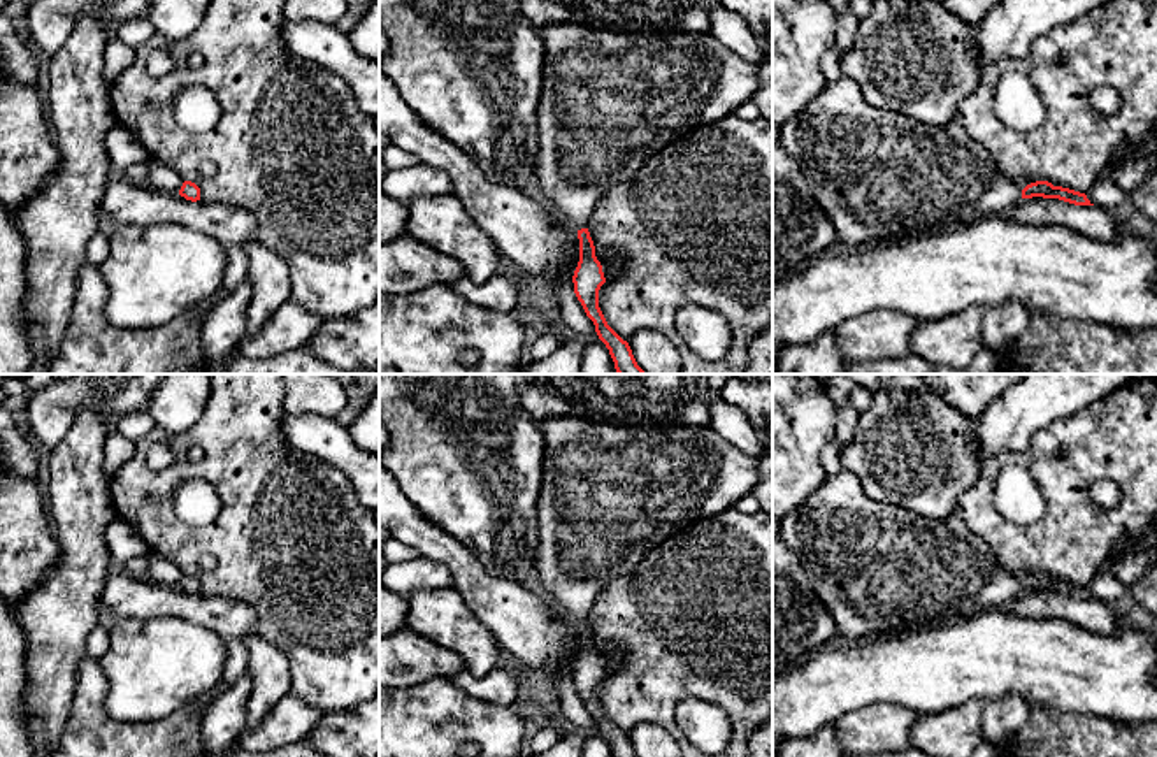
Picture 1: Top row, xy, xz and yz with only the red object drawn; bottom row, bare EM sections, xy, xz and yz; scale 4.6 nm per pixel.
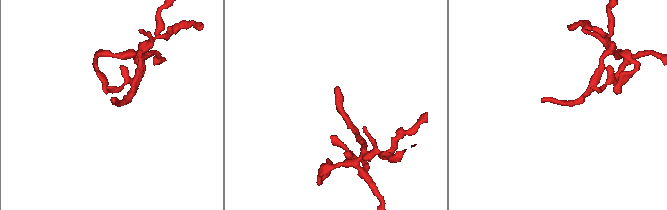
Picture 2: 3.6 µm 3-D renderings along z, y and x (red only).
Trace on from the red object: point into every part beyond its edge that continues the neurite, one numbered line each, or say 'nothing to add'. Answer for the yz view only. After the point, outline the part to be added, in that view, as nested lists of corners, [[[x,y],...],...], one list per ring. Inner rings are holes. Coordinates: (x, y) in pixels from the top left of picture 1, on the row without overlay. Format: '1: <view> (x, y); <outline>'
1: yz (882, 571); [[[848,469],[827,476],[801,508],[785,515],[780,520],[780,537],[802,562],[809,583],[848,643],[955,624],[985,609],[1002,608],[1022,594],[1022,583],[1002,567],[992,548],[967,529],[959,513],[934,520],[878,502]]]

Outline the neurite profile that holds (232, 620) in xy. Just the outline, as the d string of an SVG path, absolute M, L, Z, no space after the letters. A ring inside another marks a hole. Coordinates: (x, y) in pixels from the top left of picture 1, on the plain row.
M111 571L100 592L100 609L125 618L177 616L211 629L226 646L221 685L230 689L246 673L246 641L255 634L255 609L226 595L191 595L179 587L155 585L126 573Z

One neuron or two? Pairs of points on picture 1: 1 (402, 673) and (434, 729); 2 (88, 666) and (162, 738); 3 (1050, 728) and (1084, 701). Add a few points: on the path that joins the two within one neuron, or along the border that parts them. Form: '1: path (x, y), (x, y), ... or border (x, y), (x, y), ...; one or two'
1: border (446, 678), (431, 678), (397, 689); two
2: path (90, 694), (90, 710), (118, 738), (134, 738); one
3: border (1033, 706), (1094, 713), (1112, 720); two

